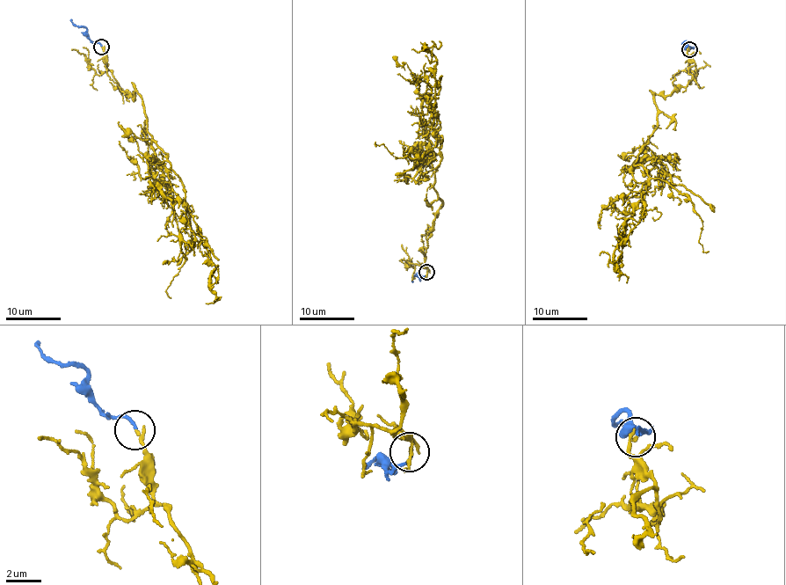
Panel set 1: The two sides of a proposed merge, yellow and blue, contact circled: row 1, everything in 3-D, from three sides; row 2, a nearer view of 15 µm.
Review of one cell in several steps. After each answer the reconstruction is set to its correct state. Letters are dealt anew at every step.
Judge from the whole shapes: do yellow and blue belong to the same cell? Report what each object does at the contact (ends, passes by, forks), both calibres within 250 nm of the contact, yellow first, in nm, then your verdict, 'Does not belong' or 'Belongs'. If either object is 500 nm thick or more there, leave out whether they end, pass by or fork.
At the ring yellow ends. At the ring blue ends. Thickness 180 nm (yellow) against 140 nm. Belongs

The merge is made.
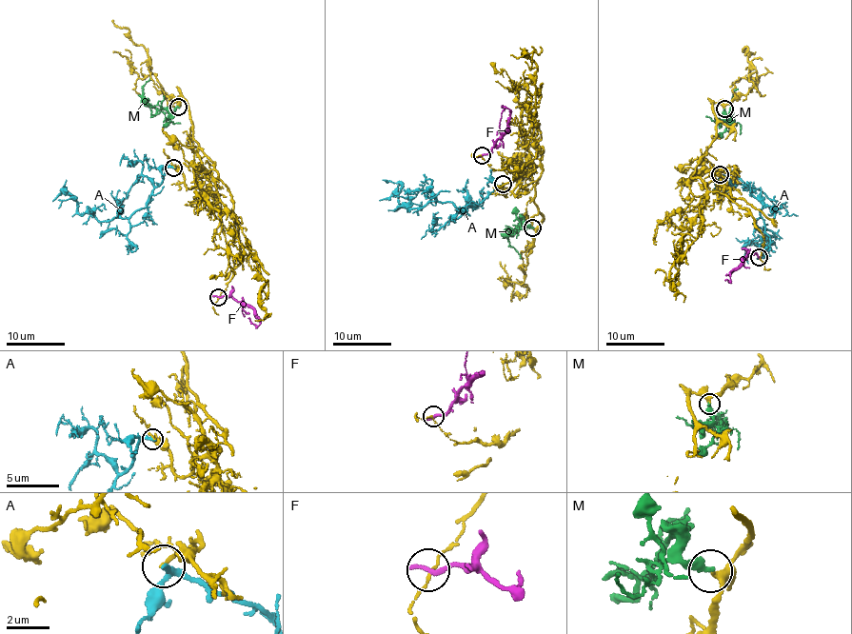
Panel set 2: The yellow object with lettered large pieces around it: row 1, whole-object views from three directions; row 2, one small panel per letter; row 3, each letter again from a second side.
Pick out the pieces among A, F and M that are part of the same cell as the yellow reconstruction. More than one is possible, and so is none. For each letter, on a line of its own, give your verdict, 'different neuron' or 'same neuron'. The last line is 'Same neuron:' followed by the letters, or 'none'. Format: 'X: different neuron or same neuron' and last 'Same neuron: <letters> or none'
A: different neuron
F: different neuron
M: same neuron
Same neuron: M

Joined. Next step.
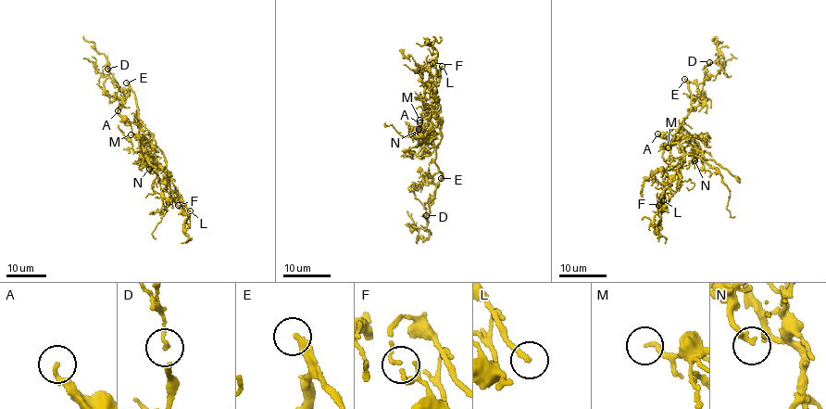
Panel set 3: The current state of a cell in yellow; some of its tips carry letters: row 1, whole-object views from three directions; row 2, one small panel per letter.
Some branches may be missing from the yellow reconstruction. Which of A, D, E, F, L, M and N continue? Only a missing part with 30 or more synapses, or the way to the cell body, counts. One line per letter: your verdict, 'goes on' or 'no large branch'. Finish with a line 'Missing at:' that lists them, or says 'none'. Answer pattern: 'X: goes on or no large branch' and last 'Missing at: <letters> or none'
A: no large branch
D: no large branch
E: goes on
F: no large branch
L: goes on
M: no large branch
N: goes on
Missing at: E, L, N

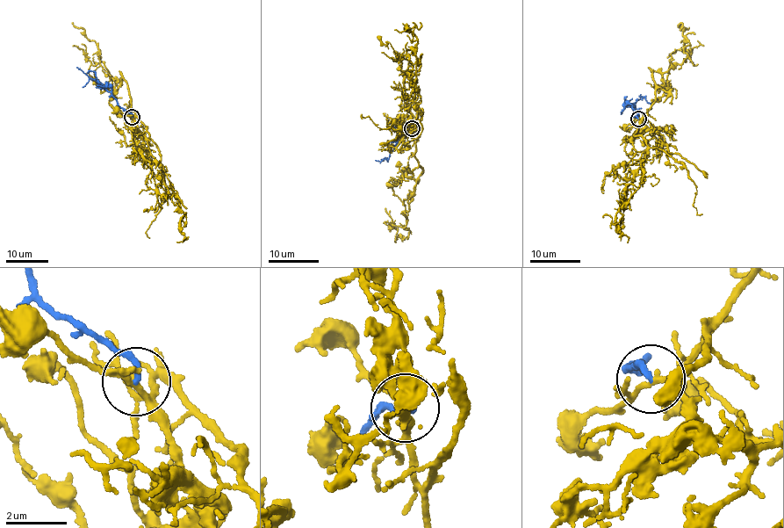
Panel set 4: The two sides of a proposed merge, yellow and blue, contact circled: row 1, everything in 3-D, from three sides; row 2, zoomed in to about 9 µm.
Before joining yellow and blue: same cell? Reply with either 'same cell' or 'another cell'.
same cell

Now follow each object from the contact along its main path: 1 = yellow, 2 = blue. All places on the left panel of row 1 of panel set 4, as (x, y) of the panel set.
1: (133, 117), (145, 126), (149, 138), (156, 146), (160, 166), (183, 212), (180, 228), (185, 238), (176, 242)
2: (133, 117), (118, 104), (111, 92), (76, 67)

